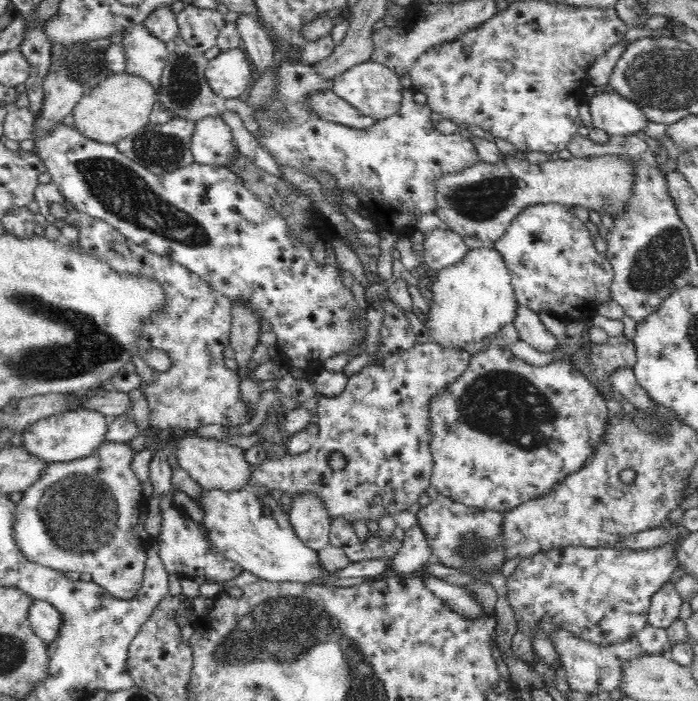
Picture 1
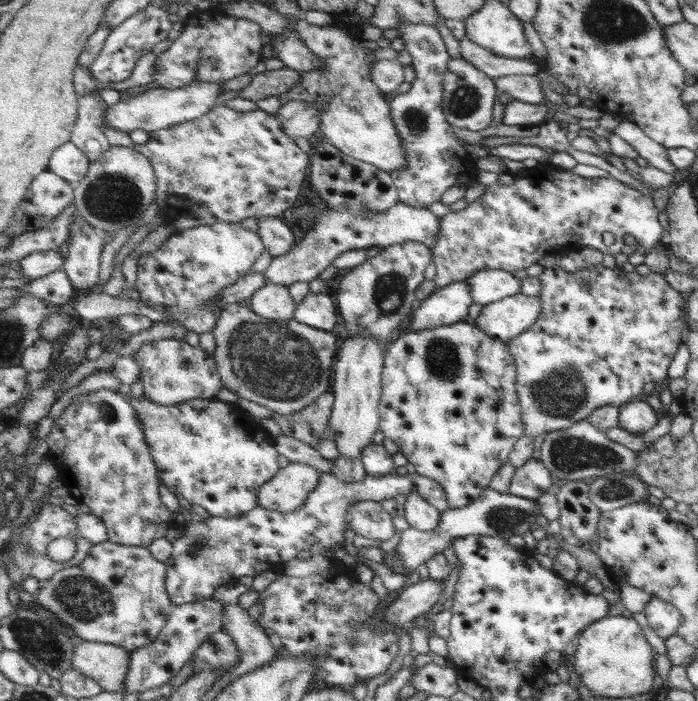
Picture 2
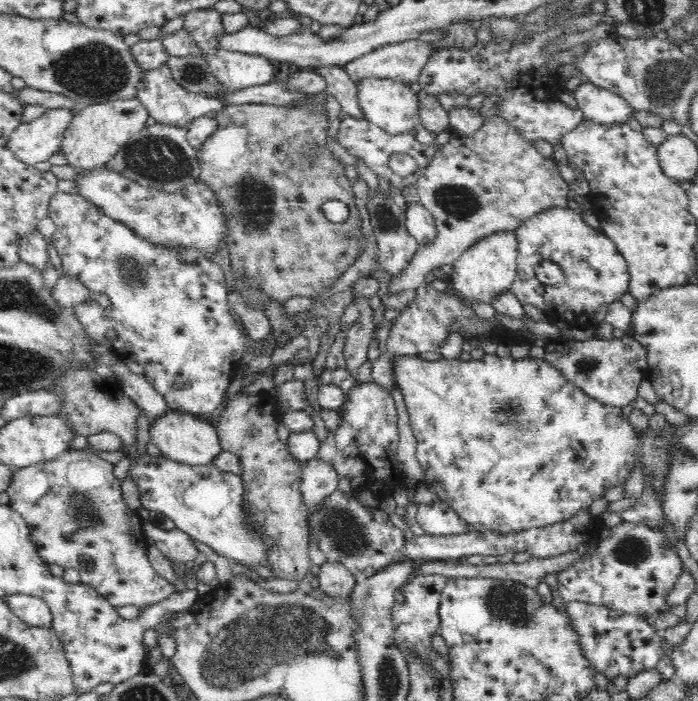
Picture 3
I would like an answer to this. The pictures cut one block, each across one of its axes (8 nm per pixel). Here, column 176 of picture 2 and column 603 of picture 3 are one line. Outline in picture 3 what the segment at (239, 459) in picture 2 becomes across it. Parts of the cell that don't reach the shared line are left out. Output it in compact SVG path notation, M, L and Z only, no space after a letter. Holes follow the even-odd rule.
M484 354L482 360L470 360L470 362L460 362L460 360L428 362L428 360L420 360L418 356L406 356L406 358L394 360L394 370L398 376L398 386L400 386L404 400L406 400L410 426L412 426L414 436L418 440L416 460L420 462L420 468L424 470L424 484L434 486L440 500L446 502L448 506L452 506L464 520L468 520L474 526L474 530L502 530L502 532L512 530L512 532L518 532L518 530L524 530L530 526L550 526L560 520L568 520L582 506L590 506L594 500L600 500L606 494L606 490L610 490L618 484L626 484L628 478L632 476L638 460L644 460L646 476L656 472L658 480L654 482L654 486L658 488L658 498L660 498L662 482L666 480L666 474L668 474L668 454L664 448L664 436L660 434L656 438L656 436L648 434L644 440L638 440L632 432L628 418L622 418L622 408L602 406L598 400L590 398L584 390L580 390L580 386L576 382L570 382L560 370L556 370L556 366L546 362L546 358L532 358L532 356L528 356L528 358L512 358L512 356L502 358L496 354L494 356Z

